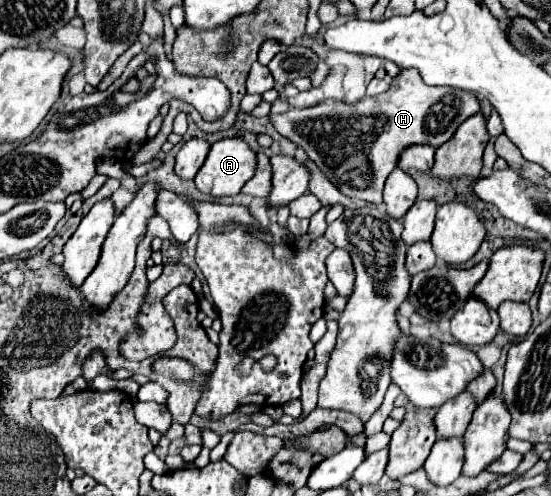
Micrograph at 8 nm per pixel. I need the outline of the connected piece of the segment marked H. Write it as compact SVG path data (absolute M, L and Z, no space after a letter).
M401 70L391 90L375 98L361 98L355 104L323 100L309 108L291 108L283 114L269 114L275 130L303 148L323 174L349 198L375 204L383 202L383 184L397 166L399 154L411 144L445 144L455 130L481 110L481 100L465 90L427 86L417 70Z

